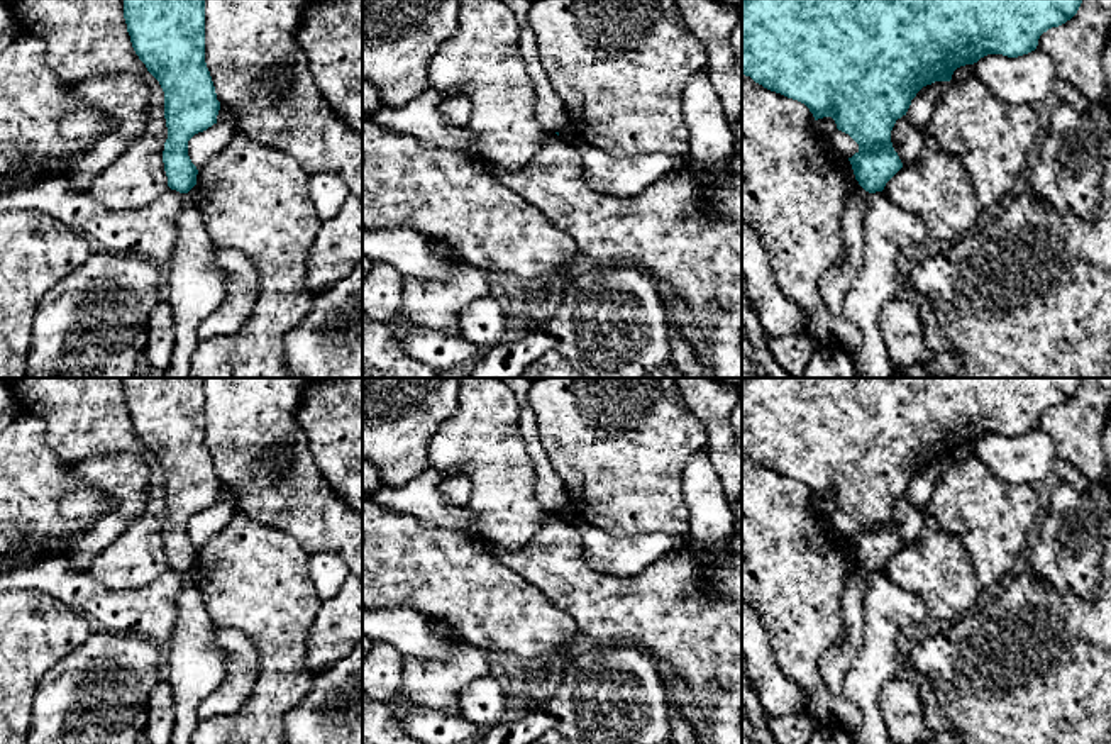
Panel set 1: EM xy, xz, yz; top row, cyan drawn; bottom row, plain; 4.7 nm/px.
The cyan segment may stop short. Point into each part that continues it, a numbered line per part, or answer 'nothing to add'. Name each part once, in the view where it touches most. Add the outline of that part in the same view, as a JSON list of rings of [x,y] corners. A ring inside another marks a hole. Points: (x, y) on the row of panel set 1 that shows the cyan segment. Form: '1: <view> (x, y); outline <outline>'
nothing to add

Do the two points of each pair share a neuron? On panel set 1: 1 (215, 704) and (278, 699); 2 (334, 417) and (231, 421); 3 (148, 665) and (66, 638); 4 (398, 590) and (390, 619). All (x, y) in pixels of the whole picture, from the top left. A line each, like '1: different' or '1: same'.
1: different
2: different
3: different
4: different

